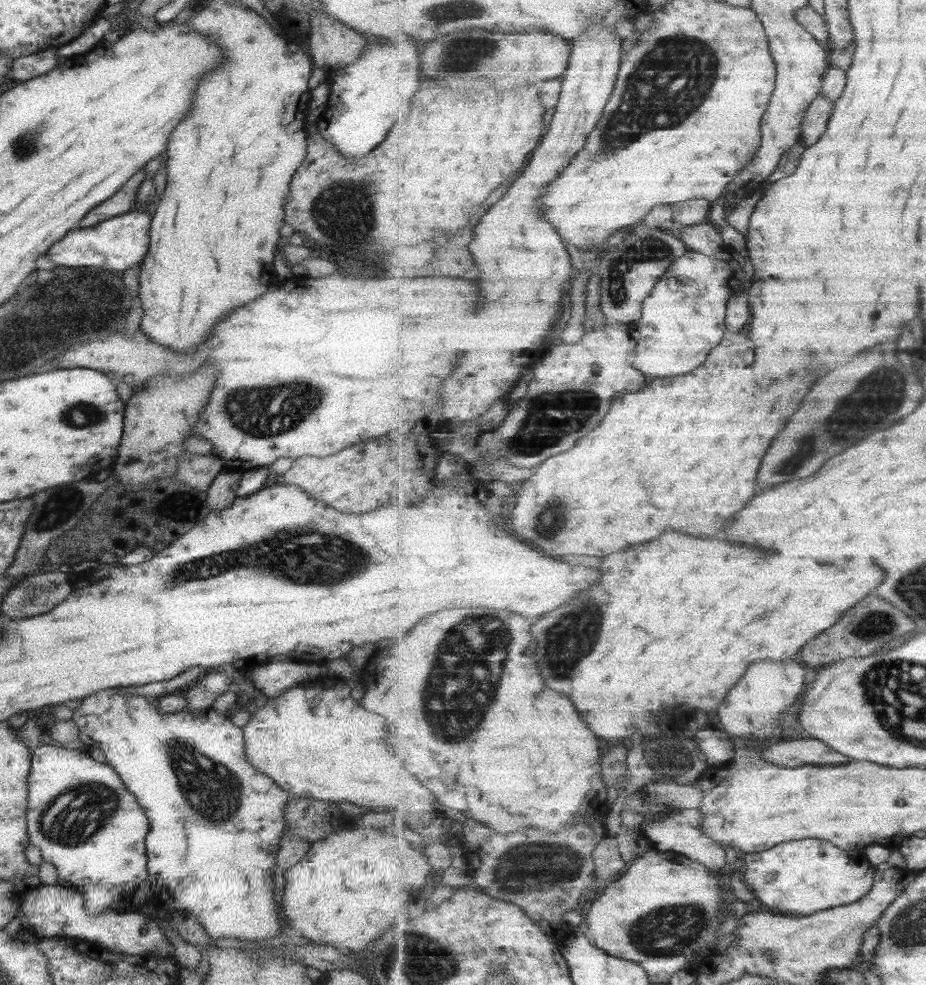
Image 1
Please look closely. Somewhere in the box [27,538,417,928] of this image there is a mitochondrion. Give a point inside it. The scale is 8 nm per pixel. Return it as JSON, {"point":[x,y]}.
{"point":[79,813]}

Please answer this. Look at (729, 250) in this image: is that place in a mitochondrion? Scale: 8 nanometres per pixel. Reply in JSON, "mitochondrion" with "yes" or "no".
{"mitochondrion":"no"}

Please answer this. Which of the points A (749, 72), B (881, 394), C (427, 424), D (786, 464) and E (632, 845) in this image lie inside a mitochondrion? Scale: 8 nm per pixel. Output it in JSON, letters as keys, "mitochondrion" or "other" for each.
{"A":"other","B":"mitochondrion","C":"other","D":"mitochondrion","E":"other"}

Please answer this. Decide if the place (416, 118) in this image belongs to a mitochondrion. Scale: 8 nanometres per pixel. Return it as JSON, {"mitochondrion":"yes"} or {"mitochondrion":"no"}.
{"mitochondrion":"no"}

